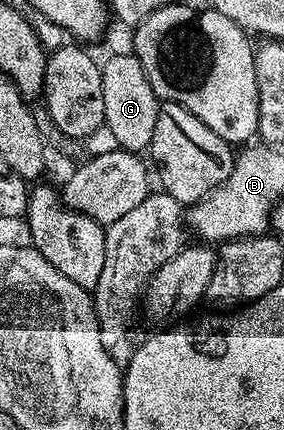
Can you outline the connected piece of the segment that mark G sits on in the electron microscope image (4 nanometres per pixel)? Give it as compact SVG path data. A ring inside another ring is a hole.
M118 52L106 61L102 60L100 64L105 126L112 130L121 151L142 154L149 149L152 142L152 130L156 130L156 114L160 101L148 82L144 66L140 66L137 56L126 52Z

